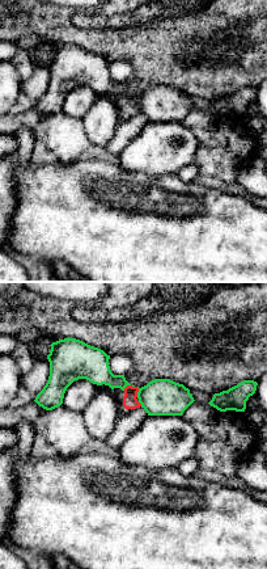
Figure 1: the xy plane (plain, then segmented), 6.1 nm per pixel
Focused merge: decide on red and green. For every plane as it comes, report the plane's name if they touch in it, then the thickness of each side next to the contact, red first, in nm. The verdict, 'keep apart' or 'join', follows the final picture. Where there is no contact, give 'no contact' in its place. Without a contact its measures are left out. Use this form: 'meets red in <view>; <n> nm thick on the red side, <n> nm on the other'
meets red in xy; 90 nm thick on the red side, 190 nm on the other

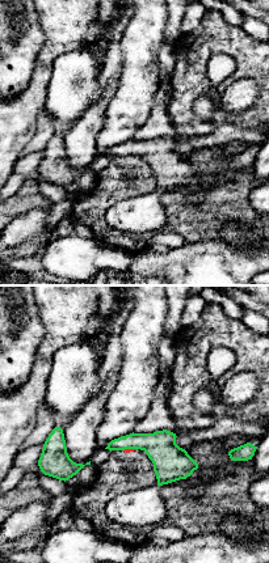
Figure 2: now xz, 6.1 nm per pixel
meets red in xz; 30 nm thick on the red side, 200 nm on the other

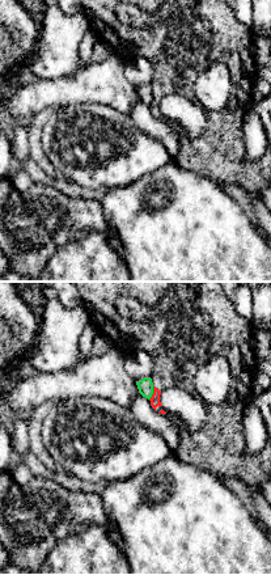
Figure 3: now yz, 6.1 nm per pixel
meets red in yz; 60 nm thick on the red side, 100 nm on the other

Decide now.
keep apart

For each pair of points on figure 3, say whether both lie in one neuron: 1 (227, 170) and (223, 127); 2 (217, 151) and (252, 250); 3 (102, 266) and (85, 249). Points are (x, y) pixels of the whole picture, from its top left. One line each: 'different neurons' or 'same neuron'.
1: same neuron
2: different neurons
3: same neuron

